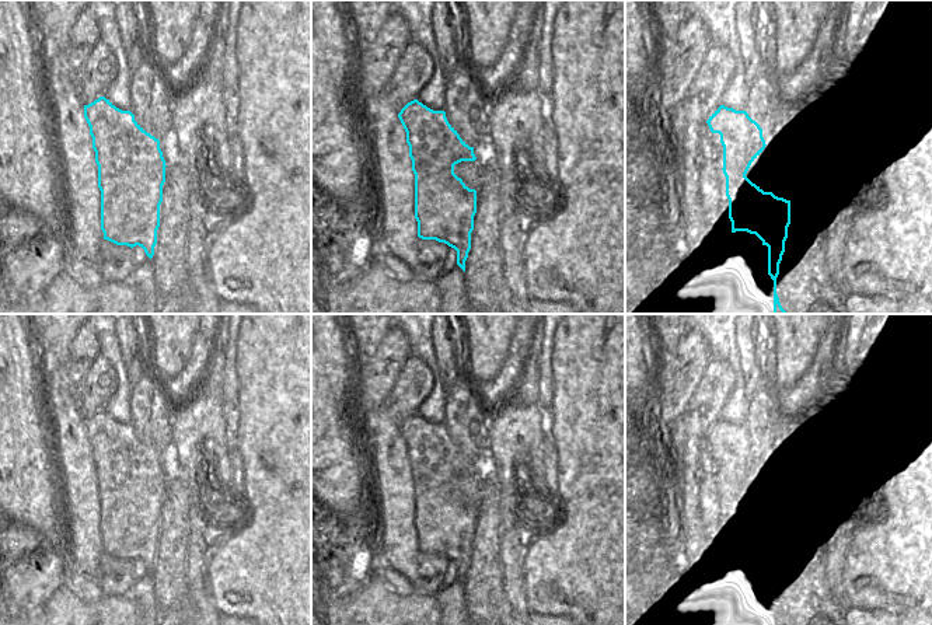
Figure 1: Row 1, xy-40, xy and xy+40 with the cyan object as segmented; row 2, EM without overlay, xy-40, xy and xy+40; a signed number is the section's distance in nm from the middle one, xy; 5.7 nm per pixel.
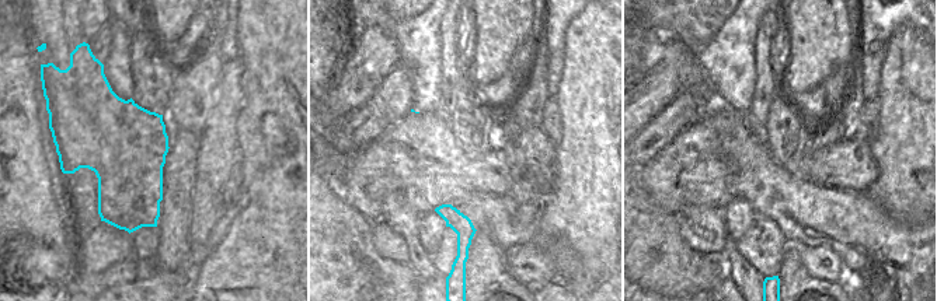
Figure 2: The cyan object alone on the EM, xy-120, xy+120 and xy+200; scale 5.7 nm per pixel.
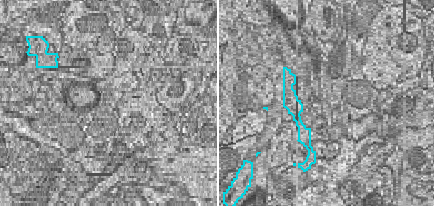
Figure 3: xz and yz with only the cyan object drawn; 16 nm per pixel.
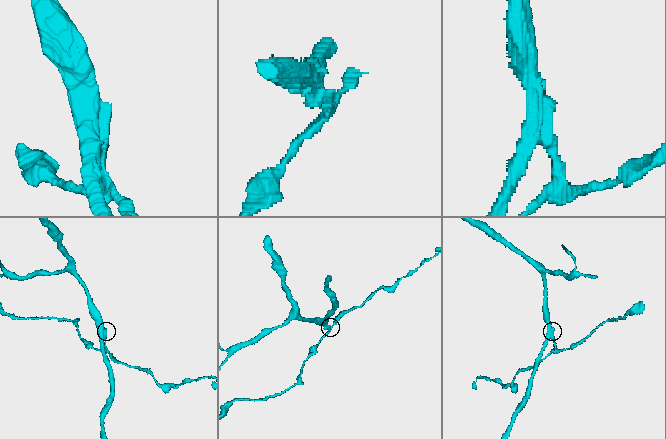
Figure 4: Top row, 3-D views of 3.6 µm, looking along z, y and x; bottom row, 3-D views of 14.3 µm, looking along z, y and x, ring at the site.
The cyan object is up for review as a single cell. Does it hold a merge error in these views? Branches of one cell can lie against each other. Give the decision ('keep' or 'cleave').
cleave

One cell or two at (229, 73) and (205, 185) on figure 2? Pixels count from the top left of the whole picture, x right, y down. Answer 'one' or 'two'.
one

